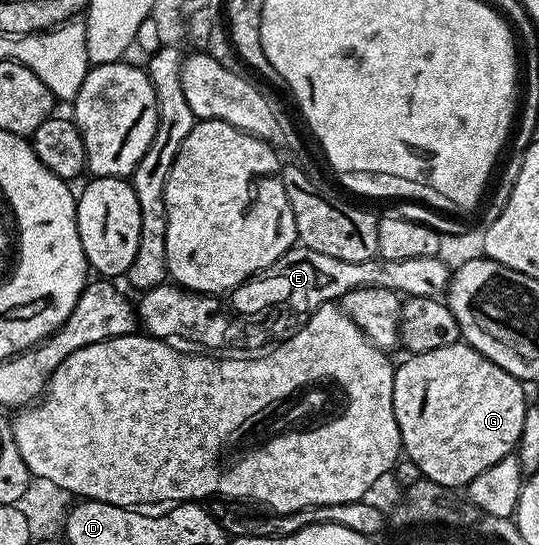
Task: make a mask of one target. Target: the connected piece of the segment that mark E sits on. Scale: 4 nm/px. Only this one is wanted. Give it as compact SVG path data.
M292 247L264 272L256 273L251 280L230 290L232 311L239 317L247 317L247 326L240 333L227 333L227 305L223 299L192 293L174 283L158 285L140 296L143 298L137 301L137 321L150 336L200 341L204 345L200 346L207 351L223 351L219 349L226 345L231 351L255 351L258 345L288 341L292 326L306 321L317 307L338 302L350 289L385 287L407 297L438 298L446 290L452 275L443 260L442 256L437 256L404 261L346 261L333 259L333 255L321 255L321 251Z

